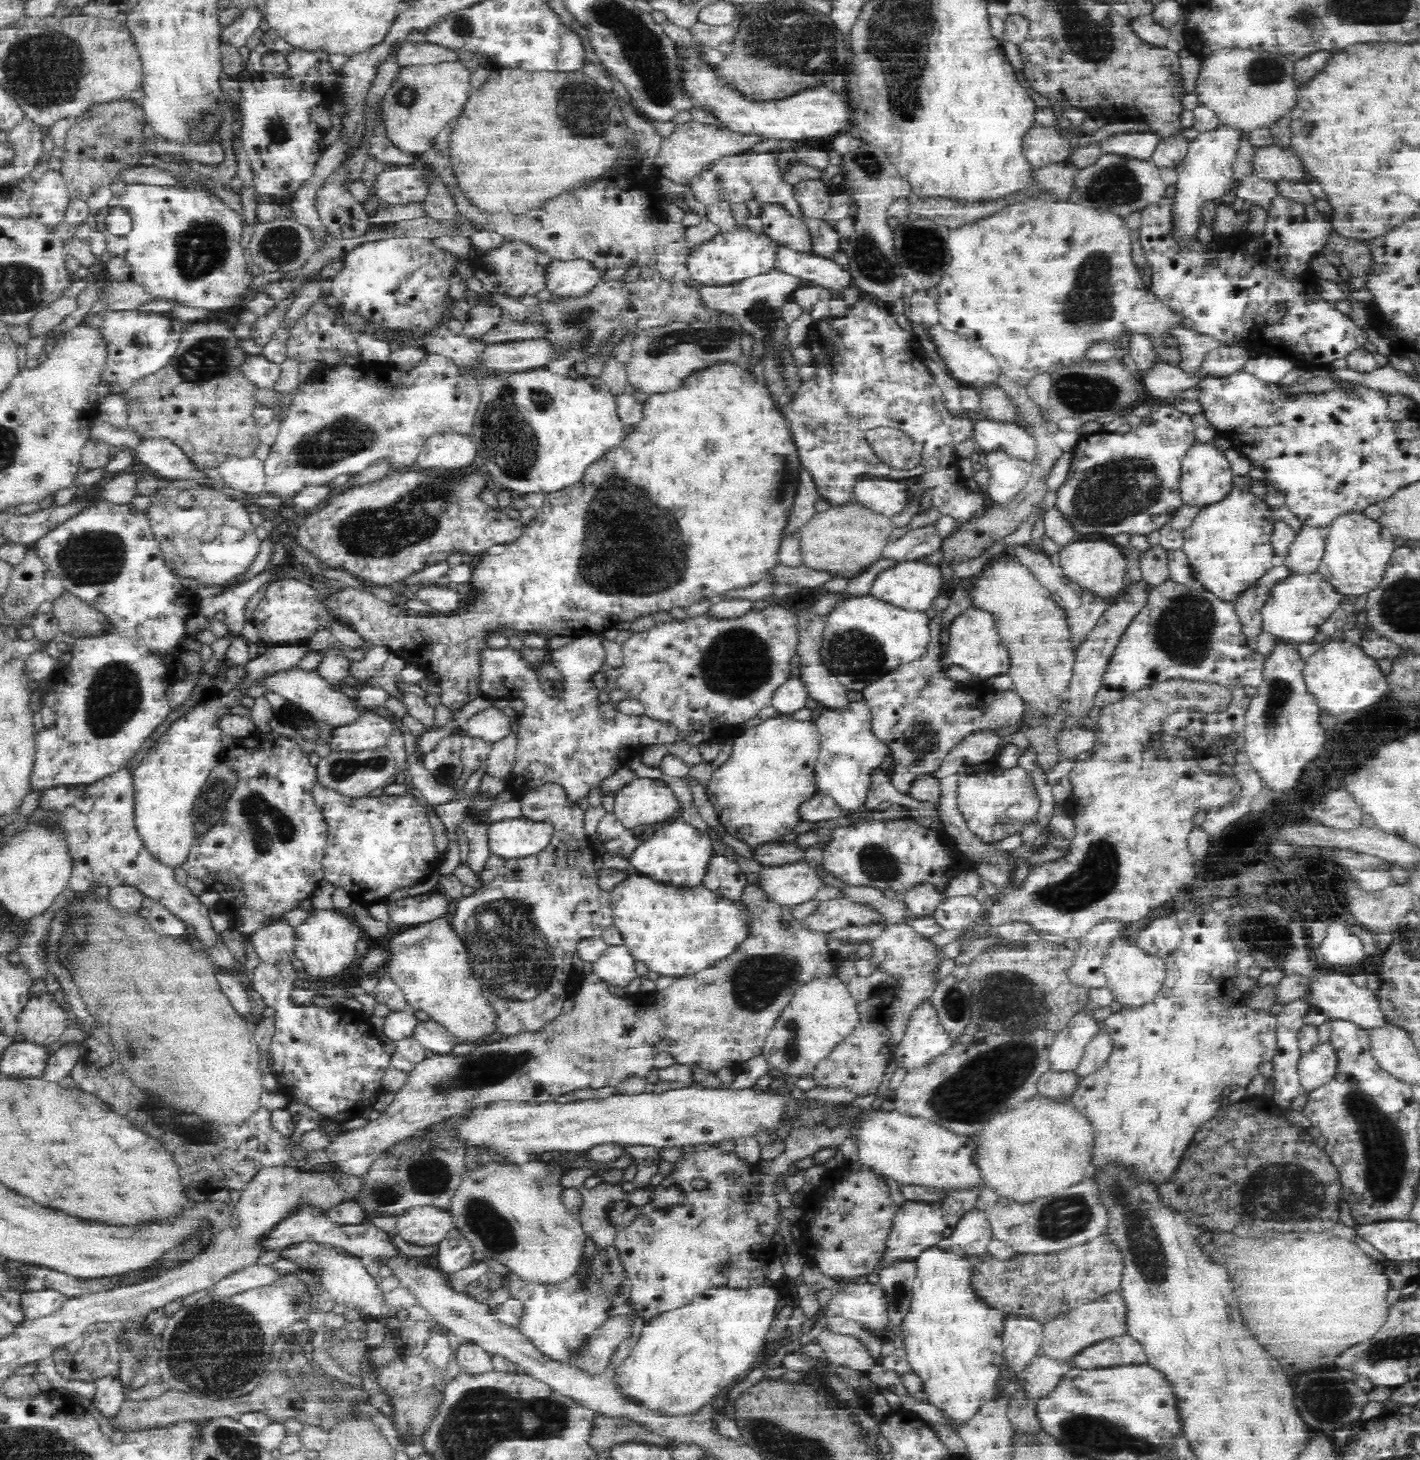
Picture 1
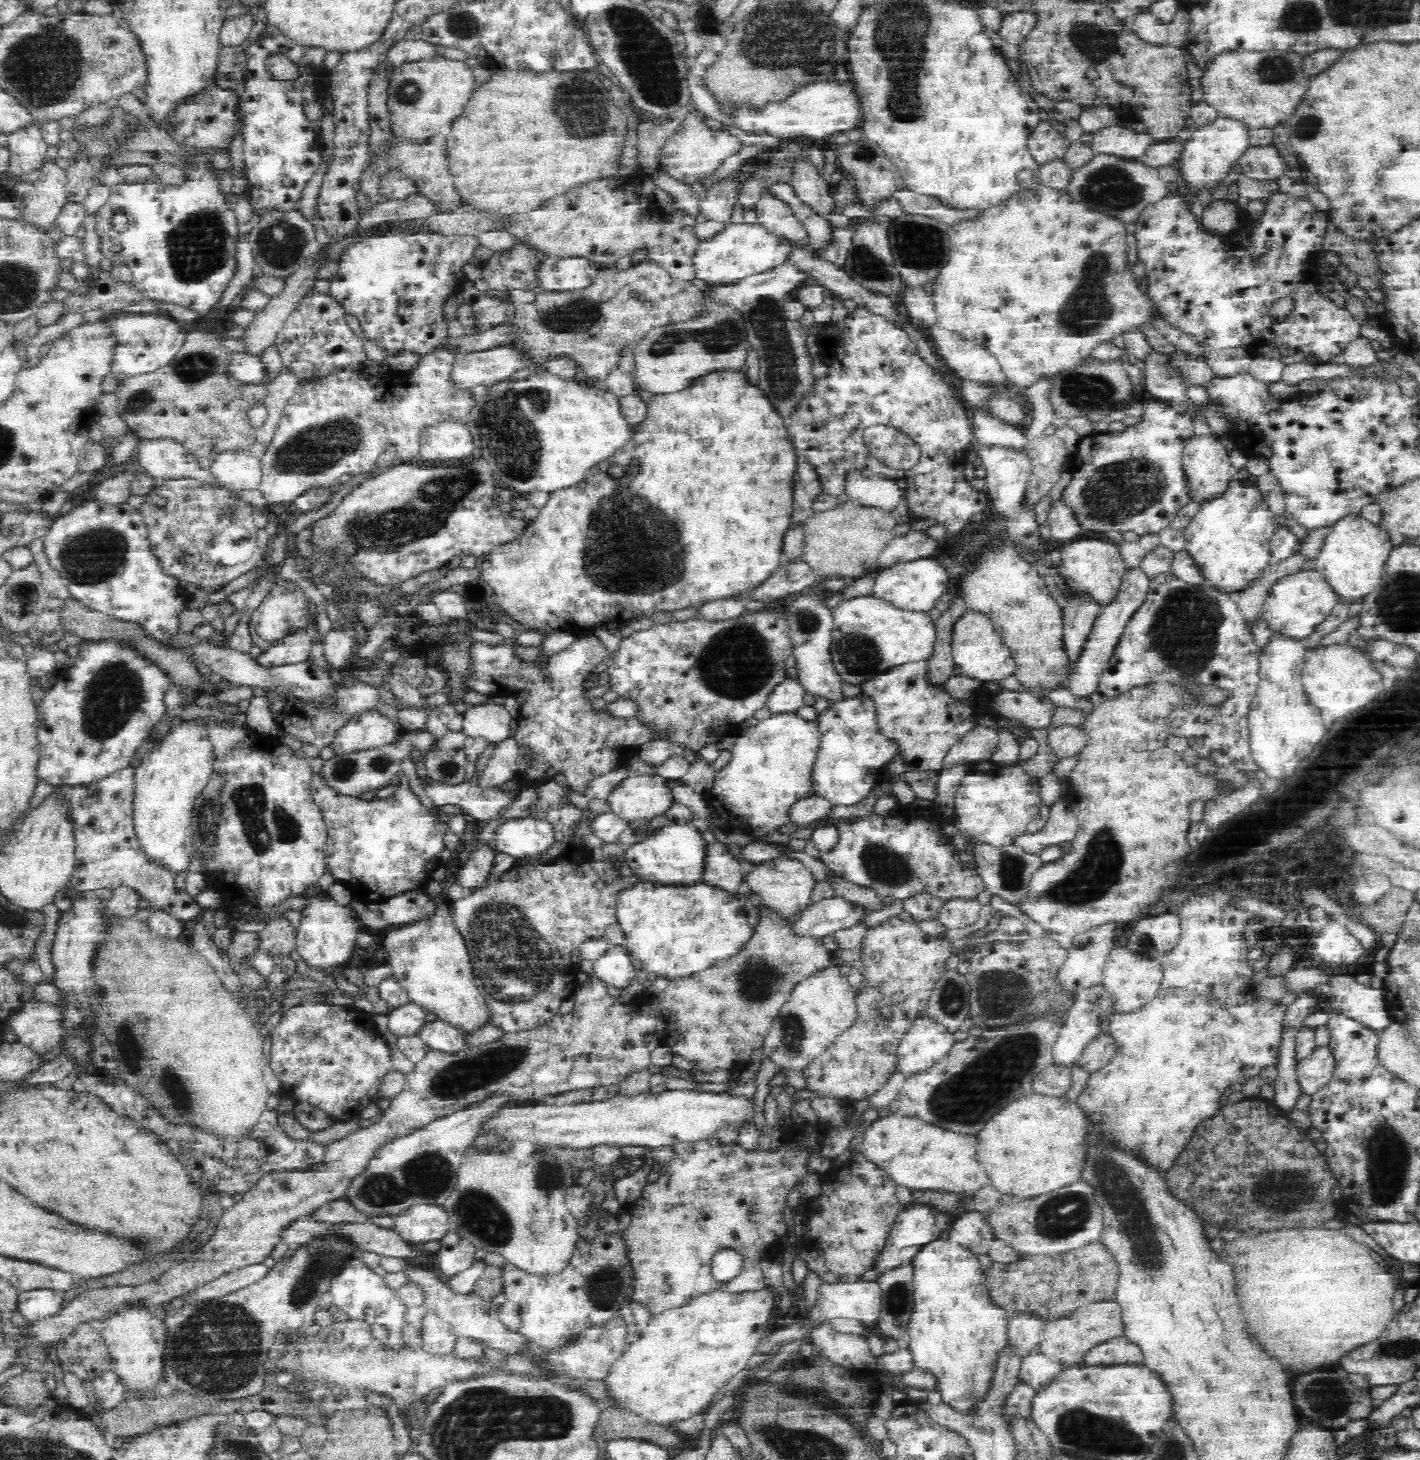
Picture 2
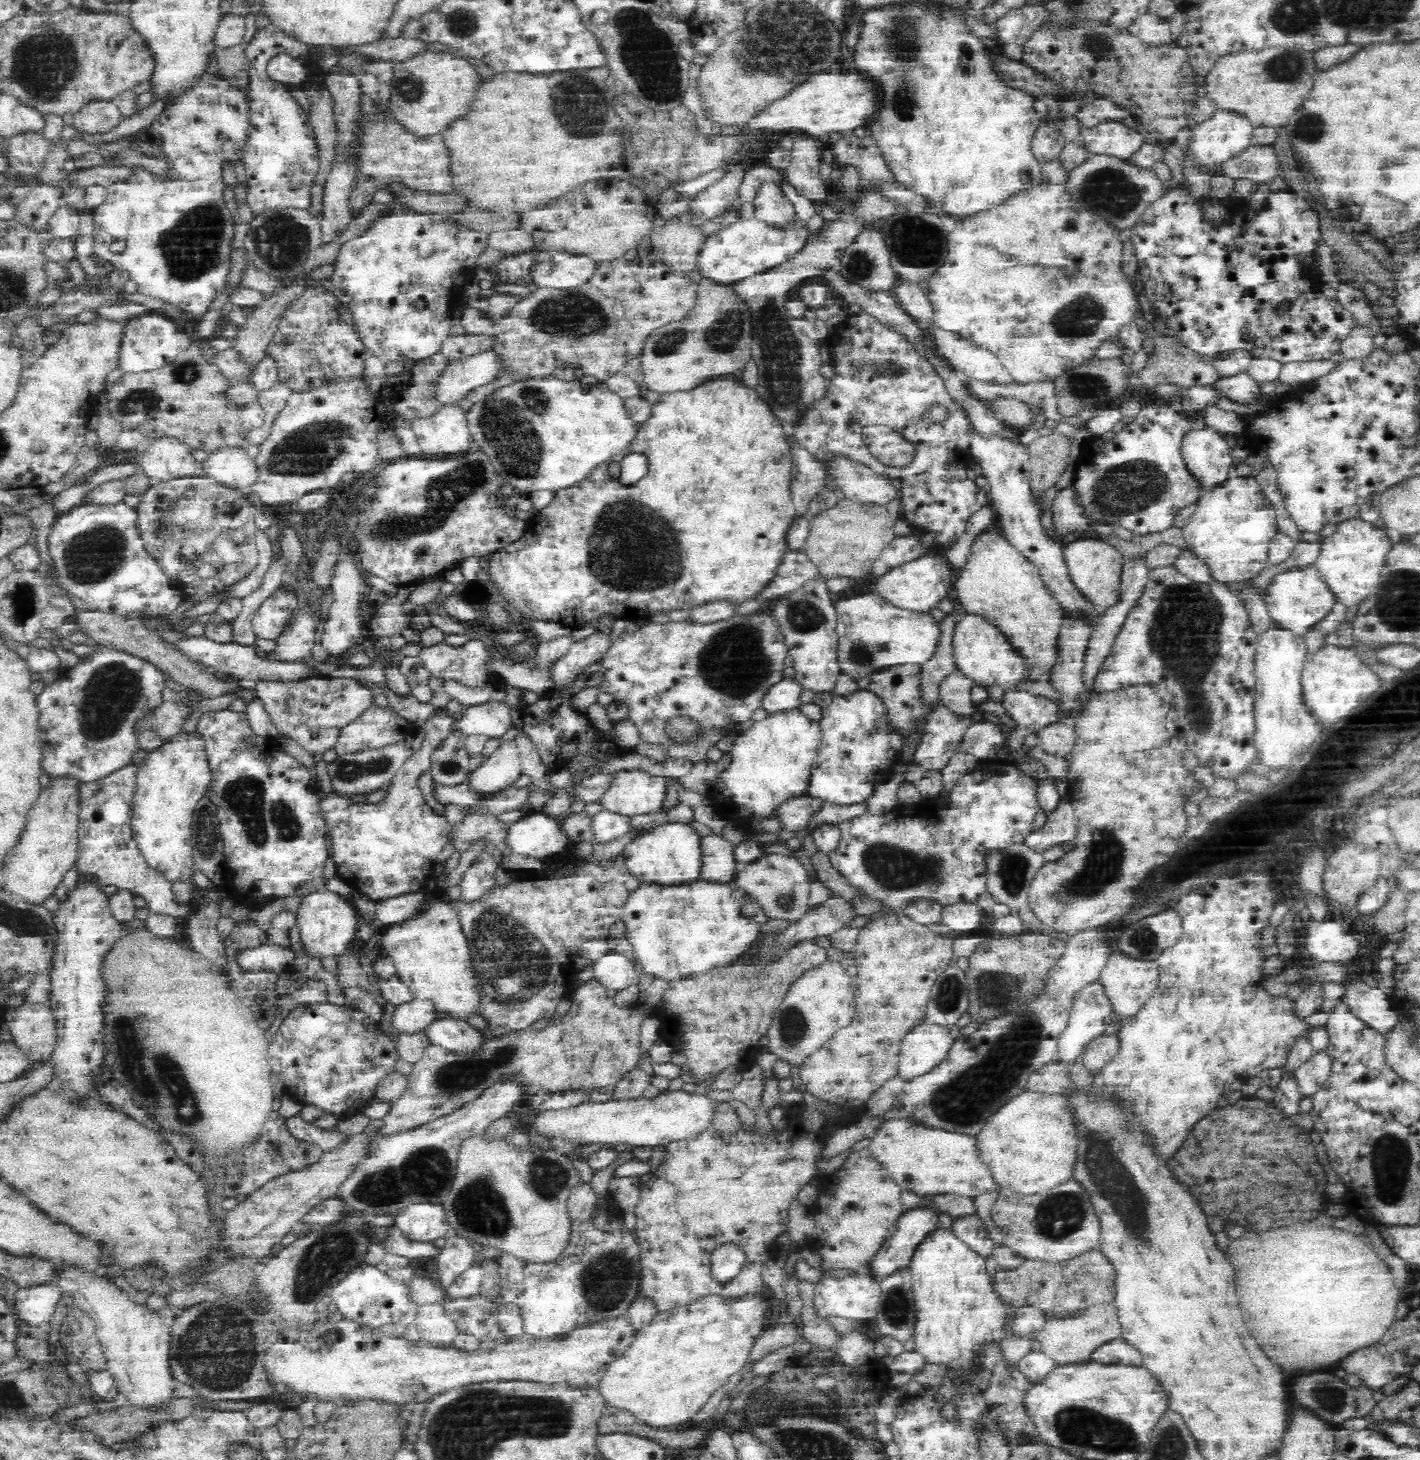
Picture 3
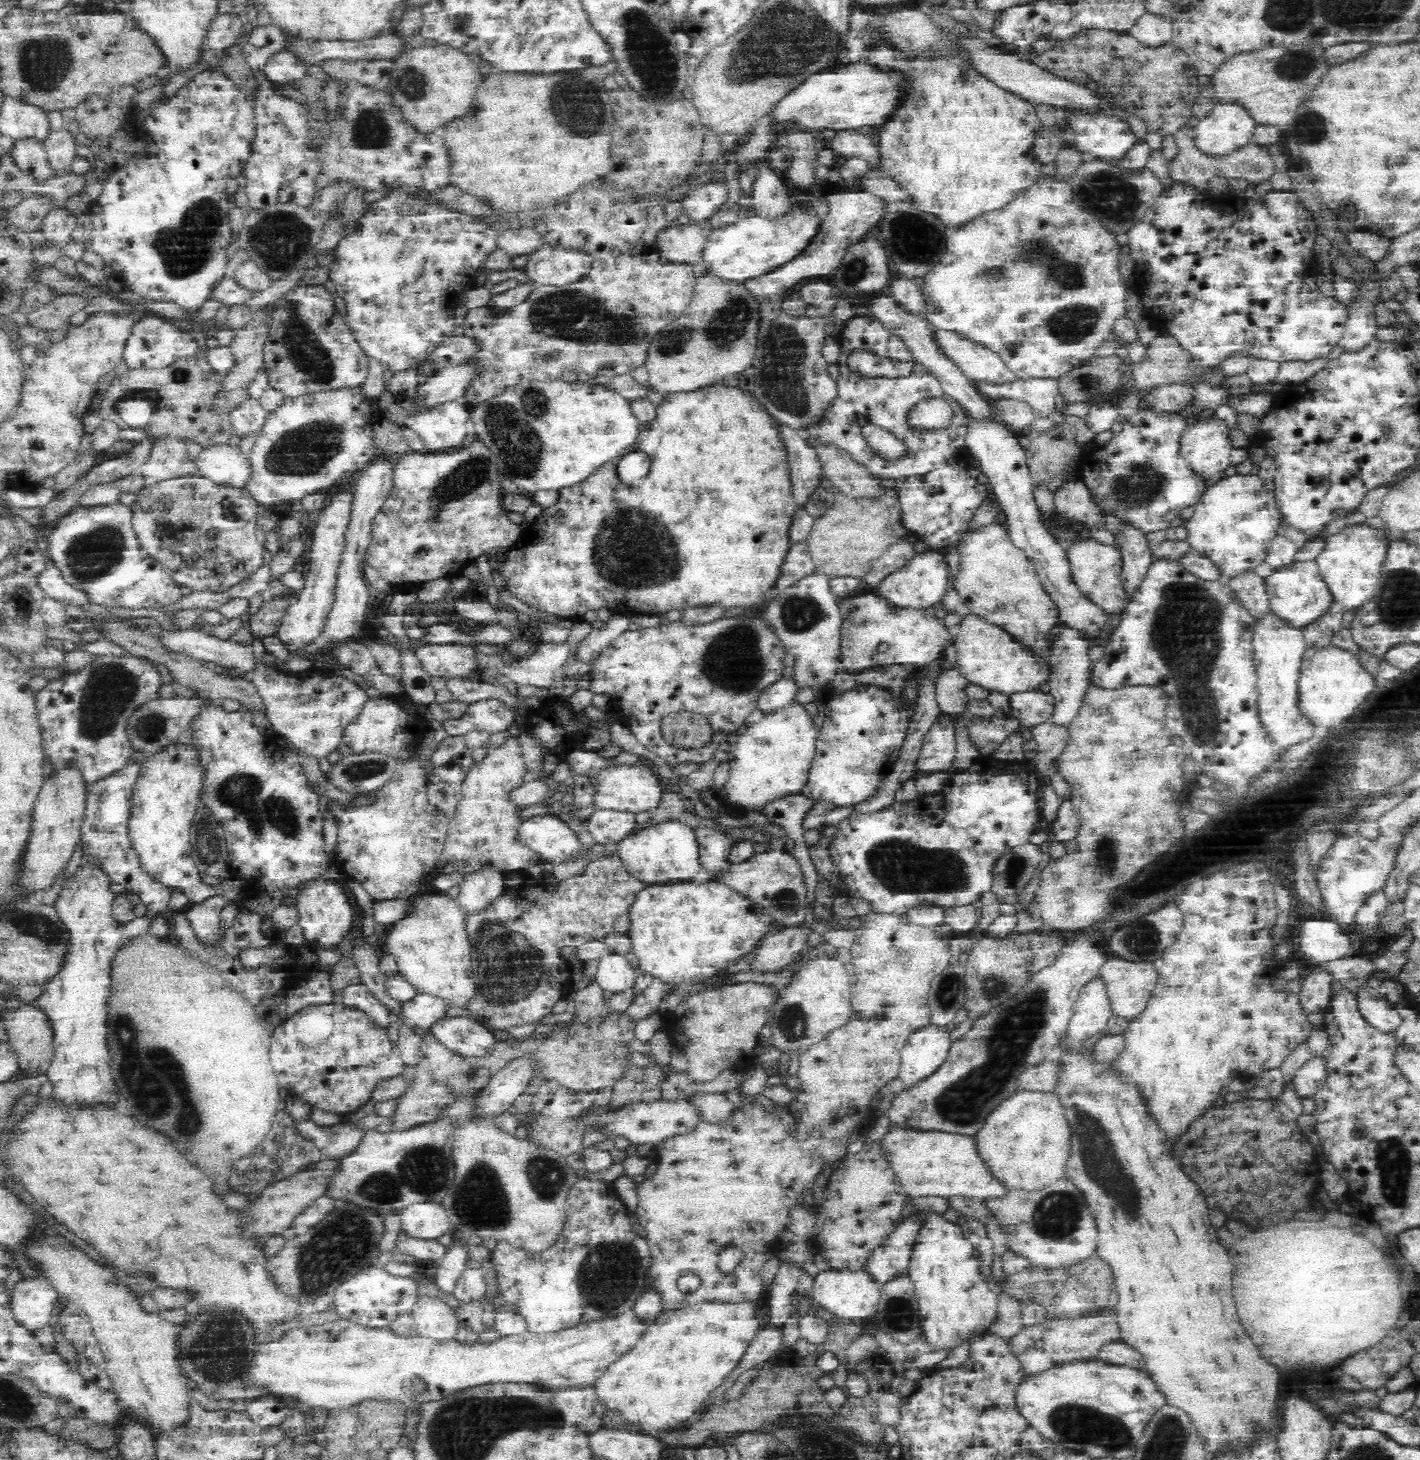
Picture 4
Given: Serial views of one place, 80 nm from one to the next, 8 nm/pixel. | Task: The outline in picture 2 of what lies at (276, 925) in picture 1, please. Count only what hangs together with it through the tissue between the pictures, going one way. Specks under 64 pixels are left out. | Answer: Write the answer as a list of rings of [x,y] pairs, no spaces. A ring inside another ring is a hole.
[[[286,916],[273,917],[260,932],[260,948],[271,954],[290,956],[295,949],[296,929]]]

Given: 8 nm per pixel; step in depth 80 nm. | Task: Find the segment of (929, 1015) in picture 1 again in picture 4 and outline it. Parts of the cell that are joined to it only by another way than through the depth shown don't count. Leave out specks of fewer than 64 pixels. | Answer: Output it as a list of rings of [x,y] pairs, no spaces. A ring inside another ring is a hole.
[[[934,1023],[912,1034],[900,1052],[899,1073],[903,1088],[920,1084],[946,1064],[952,1043],[949,1032]]]

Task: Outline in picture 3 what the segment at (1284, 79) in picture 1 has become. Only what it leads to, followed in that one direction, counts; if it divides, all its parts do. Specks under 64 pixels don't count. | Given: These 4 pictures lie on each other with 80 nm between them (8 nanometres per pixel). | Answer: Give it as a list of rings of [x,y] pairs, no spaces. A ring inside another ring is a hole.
[[[1274,47],[1259,51],[1238,52],[1219,58],[1208,76],[1205,76],[1204,86],[1207,90],[1206,96],[1214,102],[1217,108],[1243,114],[1247,119],[1250,119],[1254,128],[1271,126],[1276,129],[1285,127],[1291,121],[1290,116],[1296,112],[1296,108],[1299,108],[1306,96],[1310,94],[1310,90],[1314,86],[1314,76],[1319,73],[1315,51]]]

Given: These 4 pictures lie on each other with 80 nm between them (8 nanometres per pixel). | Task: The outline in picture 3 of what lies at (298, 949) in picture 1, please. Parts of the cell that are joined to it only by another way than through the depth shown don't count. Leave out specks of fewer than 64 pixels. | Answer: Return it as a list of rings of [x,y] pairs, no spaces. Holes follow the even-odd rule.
[[[314,890],[302,898],[298,906],[297,926],[302,946],[307,955],[322,958],[338,958],[346,953],[346,948],[351,942],[355,942],[355,932],[360,922],[356,918],[356,908],[346,902],[340,894],[332,890]]]

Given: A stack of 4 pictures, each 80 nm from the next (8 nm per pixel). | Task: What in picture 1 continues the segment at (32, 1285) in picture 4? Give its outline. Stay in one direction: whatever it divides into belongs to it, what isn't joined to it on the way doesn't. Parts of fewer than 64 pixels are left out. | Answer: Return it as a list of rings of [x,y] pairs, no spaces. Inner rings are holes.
[[[35,1290],[21,1293],[21,1310],[25,1320],[50,1317],[67,1302],[65,1294],[57,1290]]]

